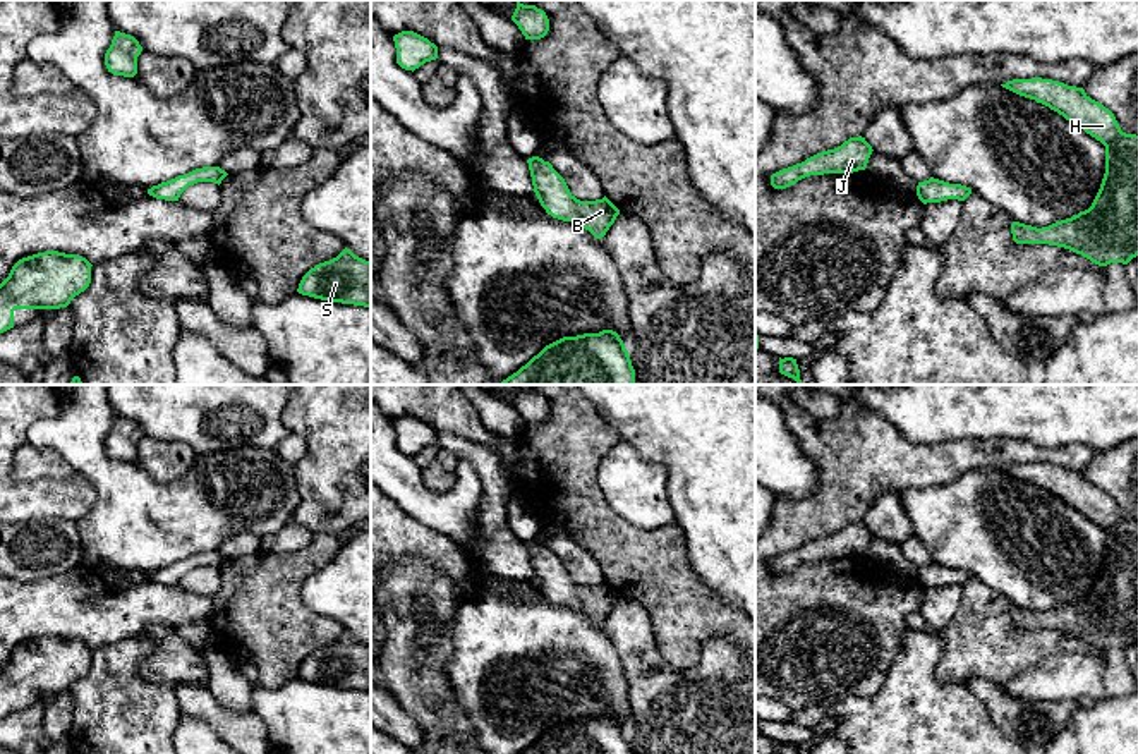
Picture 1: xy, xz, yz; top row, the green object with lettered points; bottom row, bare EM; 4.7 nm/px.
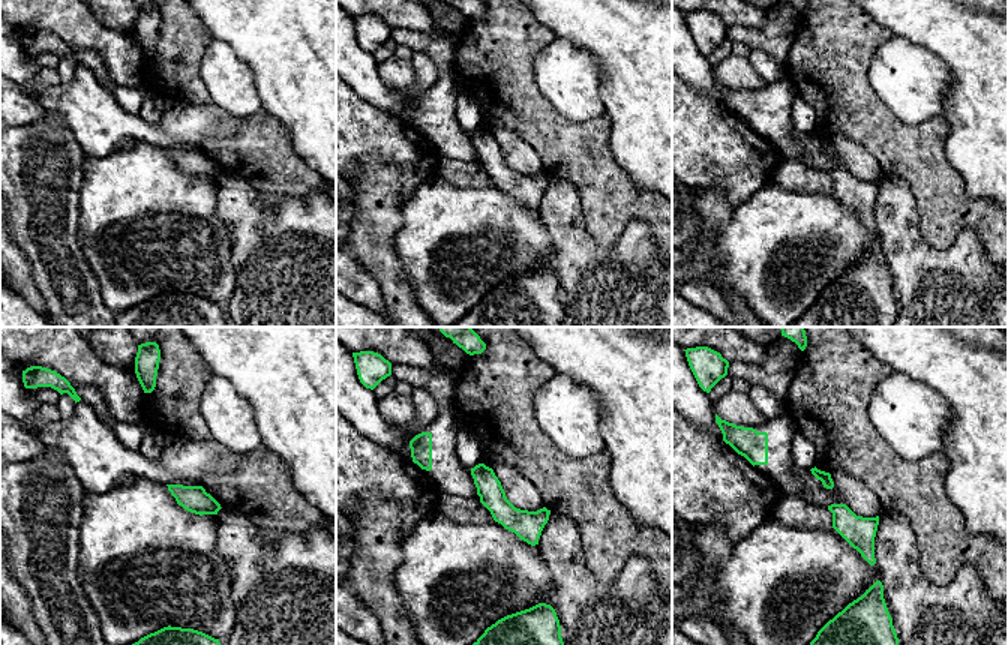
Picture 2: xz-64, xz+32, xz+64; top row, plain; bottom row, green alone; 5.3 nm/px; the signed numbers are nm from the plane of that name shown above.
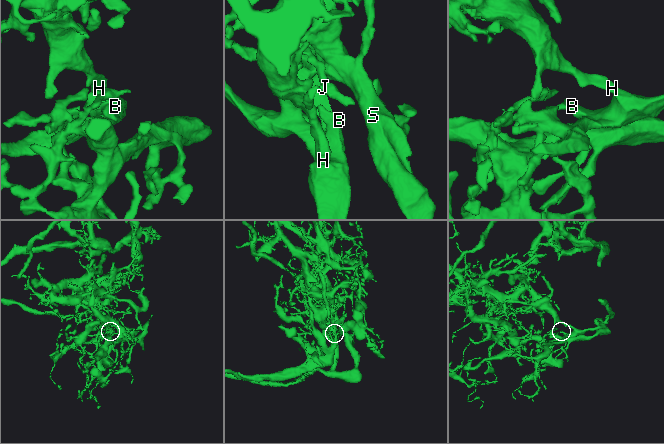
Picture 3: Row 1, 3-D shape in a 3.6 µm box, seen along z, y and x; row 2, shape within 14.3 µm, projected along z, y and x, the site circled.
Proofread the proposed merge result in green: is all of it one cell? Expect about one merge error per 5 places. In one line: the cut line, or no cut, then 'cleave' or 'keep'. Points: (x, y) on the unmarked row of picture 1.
cut none; keep

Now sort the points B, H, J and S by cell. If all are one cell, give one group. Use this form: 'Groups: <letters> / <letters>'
Groups: B H J S

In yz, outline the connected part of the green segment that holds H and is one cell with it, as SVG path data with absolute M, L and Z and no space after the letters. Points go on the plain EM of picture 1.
M1042 462L1001 471L1049 491L1105 531L1105 558L1092 591L1042 613L1013 606L1013 625L1064 632L1099 651L1128 649L1138 641L1138 520L1123 517L1114 498L1083 472Z

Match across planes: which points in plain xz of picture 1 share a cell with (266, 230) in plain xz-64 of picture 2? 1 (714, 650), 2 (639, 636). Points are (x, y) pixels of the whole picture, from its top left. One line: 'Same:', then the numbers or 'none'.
Same: 1, 2

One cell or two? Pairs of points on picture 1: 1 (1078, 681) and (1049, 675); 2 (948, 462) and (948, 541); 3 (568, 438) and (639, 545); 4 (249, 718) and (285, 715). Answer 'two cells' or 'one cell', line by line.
1: one cell
2: two cells
3: one cell
4: two cells

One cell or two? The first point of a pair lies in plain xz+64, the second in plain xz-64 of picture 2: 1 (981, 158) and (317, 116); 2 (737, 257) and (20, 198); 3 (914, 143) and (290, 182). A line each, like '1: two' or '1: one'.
1: one
2: two
3: one

